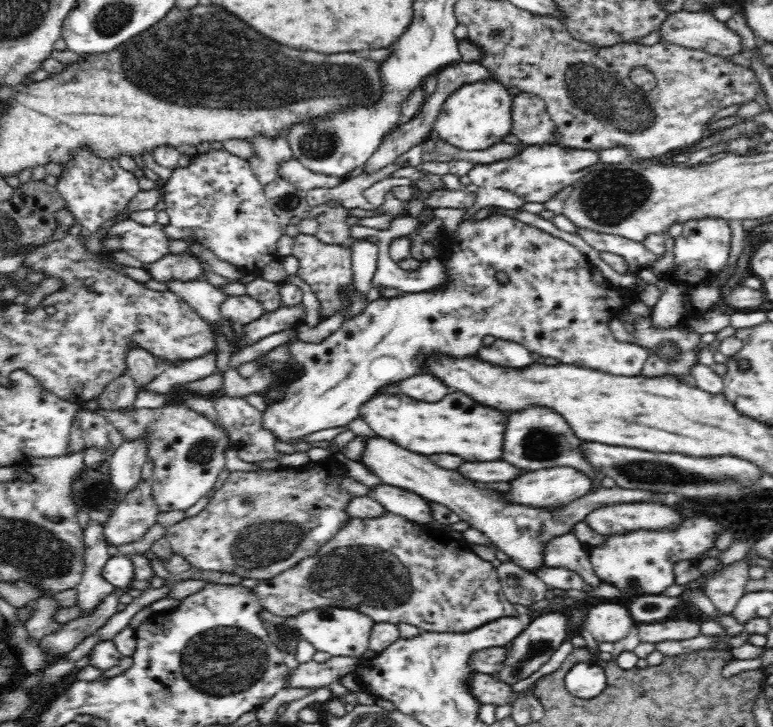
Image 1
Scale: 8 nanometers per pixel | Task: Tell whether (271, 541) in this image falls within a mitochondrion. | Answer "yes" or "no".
yes

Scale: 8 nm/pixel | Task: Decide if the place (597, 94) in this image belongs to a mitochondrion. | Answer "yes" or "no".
yes

